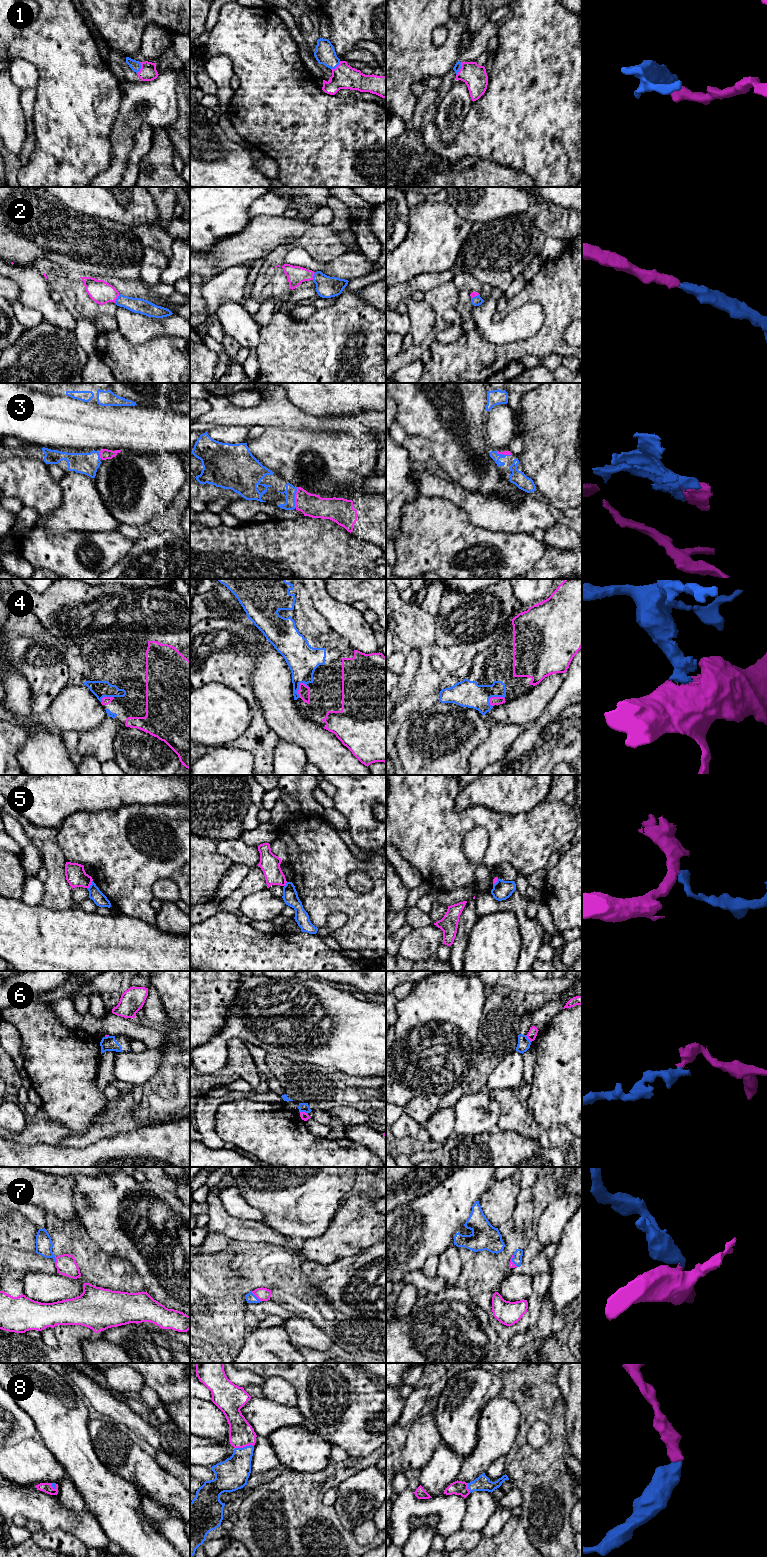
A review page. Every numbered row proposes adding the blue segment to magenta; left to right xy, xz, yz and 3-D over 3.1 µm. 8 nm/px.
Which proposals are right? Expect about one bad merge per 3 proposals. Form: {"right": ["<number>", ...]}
{"right": ["1", "2", "3", "4", "7", "8"]}

